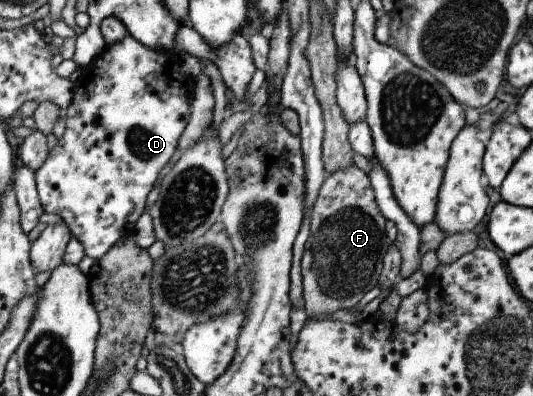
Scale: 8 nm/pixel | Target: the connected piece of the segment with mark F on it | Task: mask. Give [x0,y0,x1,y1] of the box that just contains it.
[302,165,390,315]

